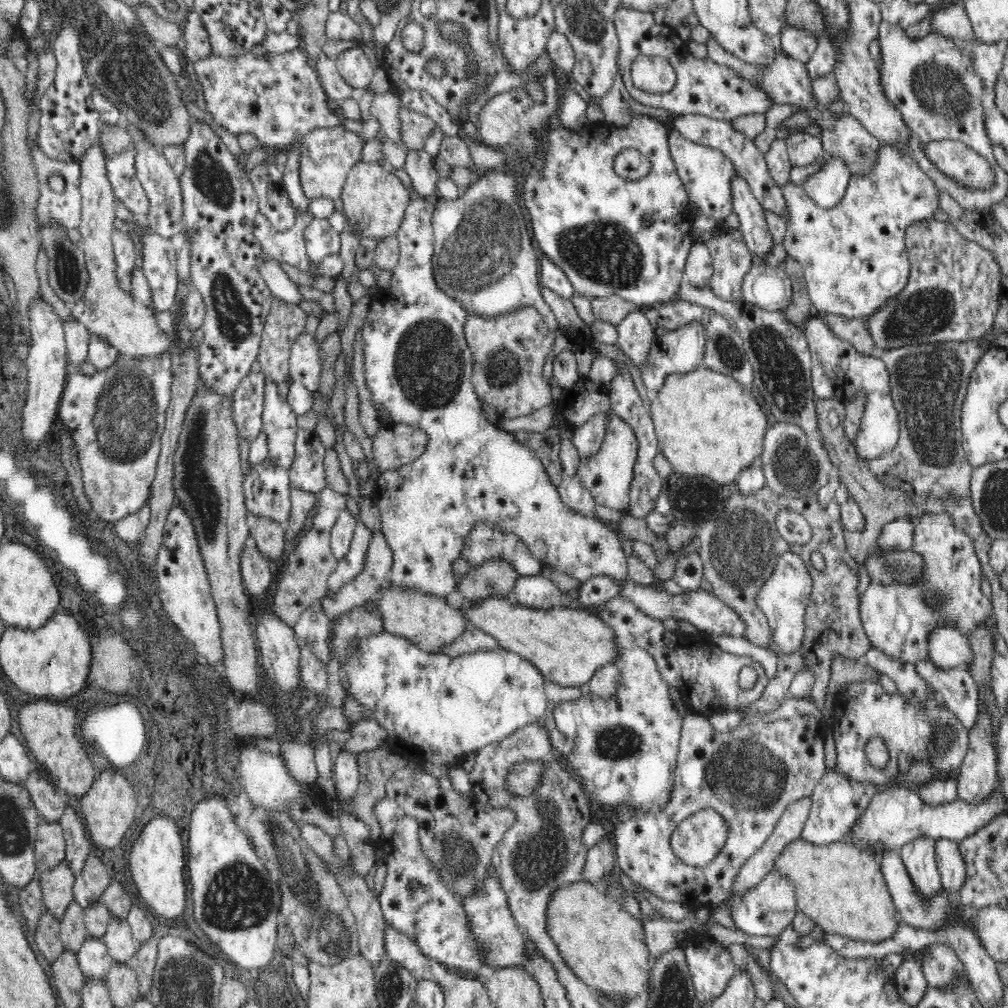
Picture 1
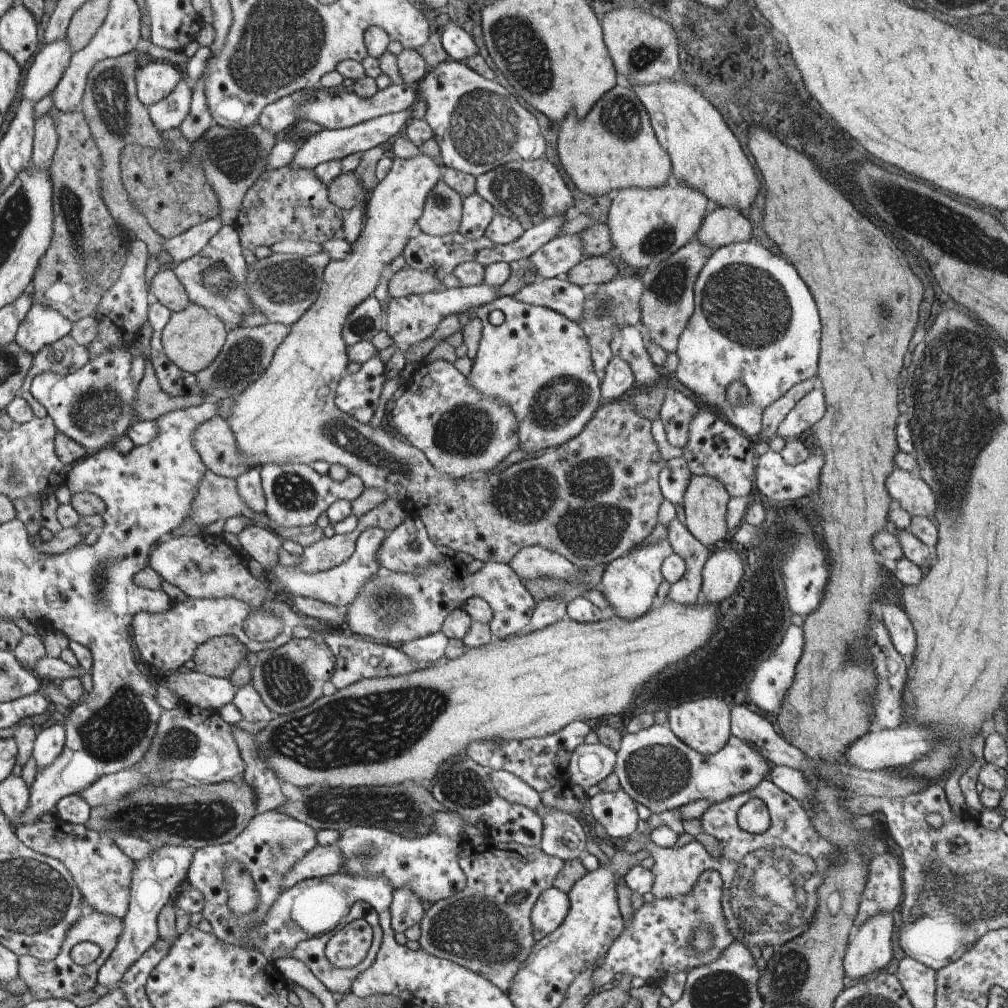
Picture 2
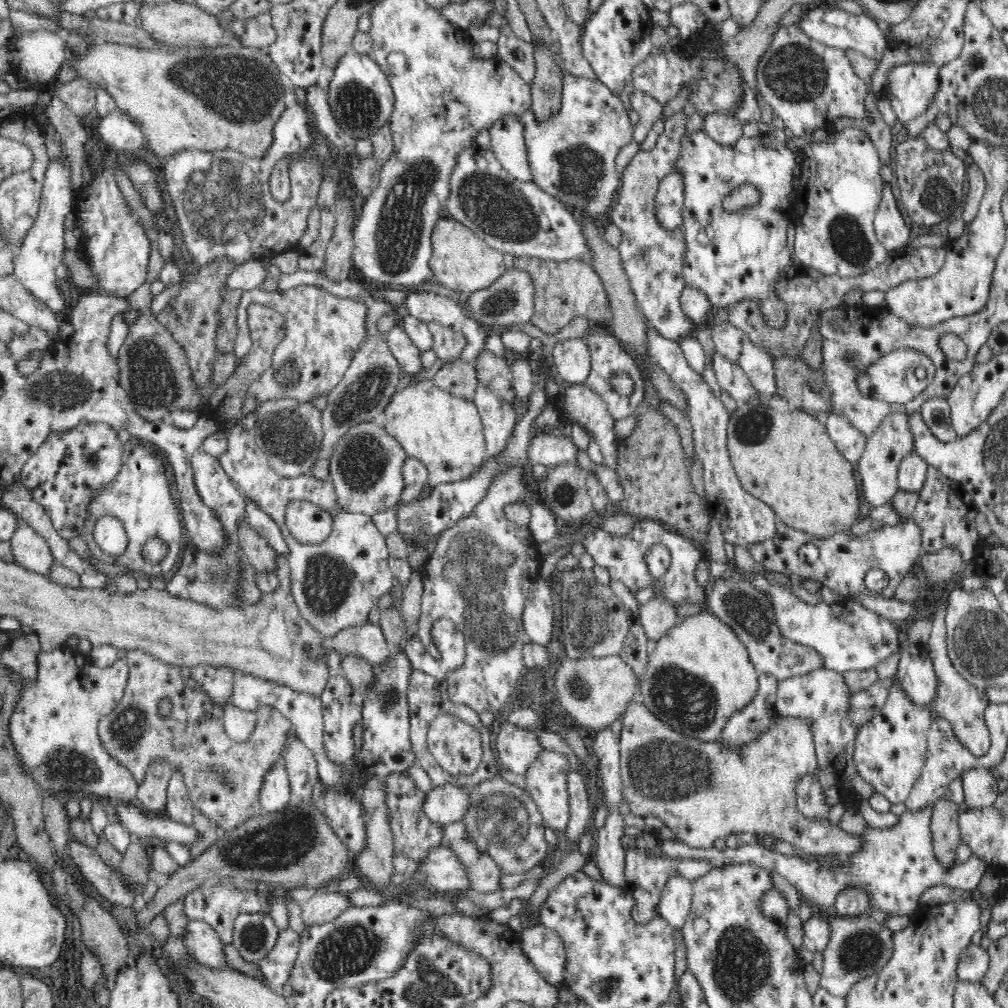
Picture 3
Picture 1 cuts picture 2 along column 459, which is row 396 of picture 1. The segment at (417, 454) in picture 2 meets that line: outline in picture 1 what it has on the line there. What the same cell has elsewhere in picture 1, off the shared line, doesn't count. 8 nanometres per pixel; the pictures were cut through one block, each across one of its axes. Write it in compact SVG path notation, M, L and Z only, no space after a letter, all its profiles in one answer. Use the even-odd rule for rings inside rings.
M525 307L496 319L468 316L464 334L473 352L474 391L480 402L492 404L500 411L499 419L524 416L551 404L551 386L544 372L555 336L536 309Z

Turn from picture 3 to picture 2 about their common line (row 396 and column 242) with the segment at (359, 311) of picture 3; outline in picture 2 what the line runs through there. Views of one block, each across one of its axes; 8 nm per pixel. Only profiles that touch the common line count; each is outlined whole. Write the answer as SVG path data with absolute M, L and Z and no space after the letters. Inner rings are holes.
M223 225L203 251L180 262L173 270L191 303L216 313L228 329L240 328L242 320L255 312L255 304L248 294L250 266L243 258L242 249L238 229L232 225Z

